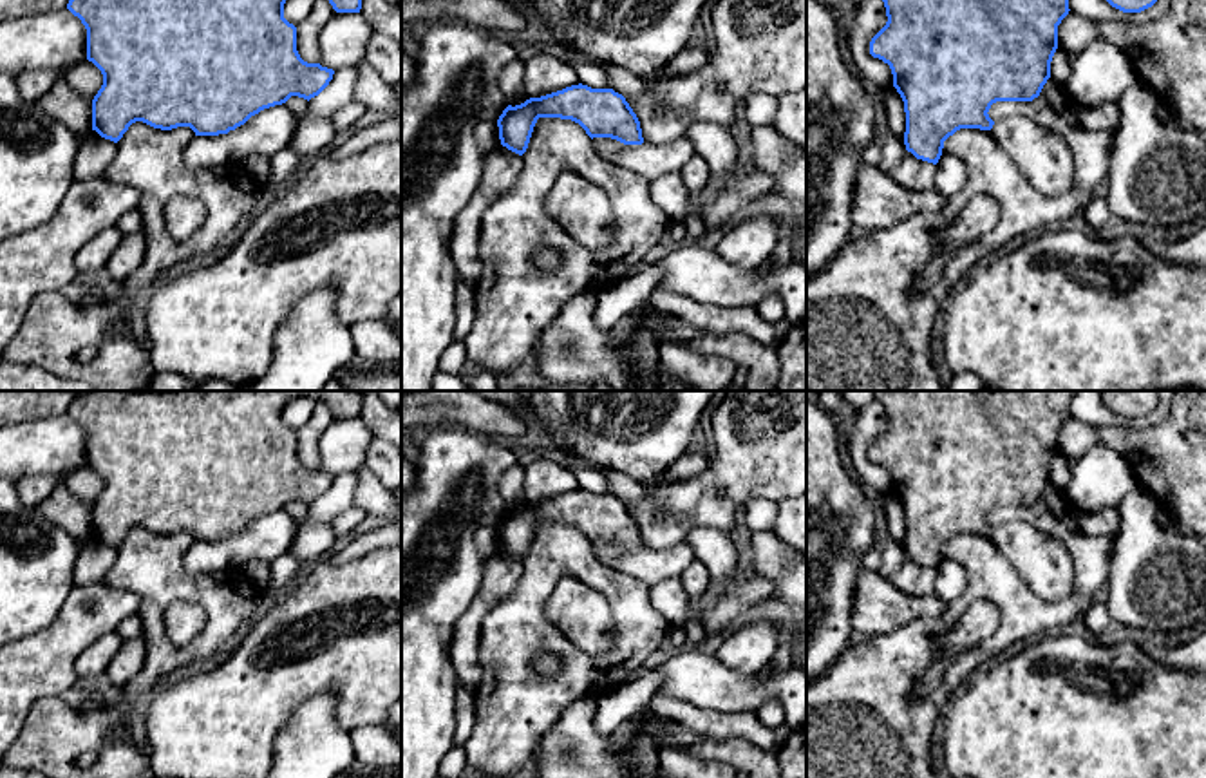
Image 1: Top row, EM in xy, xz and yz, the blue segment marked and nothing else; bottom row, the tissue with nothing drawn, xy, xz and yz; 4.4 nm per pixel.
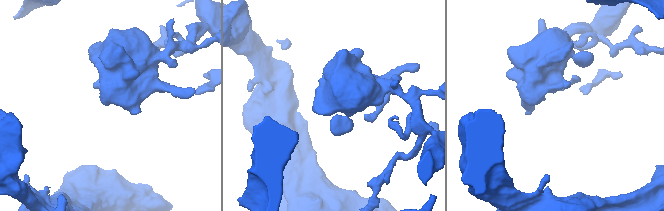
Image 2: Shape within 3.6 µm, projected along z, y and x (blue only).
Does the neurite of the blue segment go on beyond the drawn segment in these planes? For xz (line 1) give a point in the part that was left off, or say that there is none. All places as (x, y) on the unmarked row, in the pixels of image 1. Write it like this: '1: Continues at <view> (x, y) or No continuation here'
1: No continuation here

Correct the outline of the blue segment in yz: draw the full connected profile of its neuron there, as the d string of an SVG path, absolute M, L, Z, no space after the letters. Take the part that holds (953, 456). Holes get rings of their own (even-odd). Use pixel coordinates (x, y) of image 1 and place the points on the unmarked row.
M873 391L884 407L888 427L872 443L870 460L890 470L893 492L904 507L904 550L917 565L937 570L944 546L960 534L989 536L1023 583L1038 597L1056 602L1070 595L1074 563L1067 546L1031 523L1013 521L993 527L989 514L996 507L1032 507L1051 483L1051 467L1058 454L1058 431L1069 420L1069 403L1076 391Z

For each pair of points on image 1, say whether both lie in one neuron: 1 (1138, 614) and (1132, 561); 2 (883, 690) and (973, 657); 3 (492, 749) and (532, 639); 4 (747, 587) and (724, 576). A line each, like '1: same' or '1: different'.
1: same
2: same
3: same
4: different

